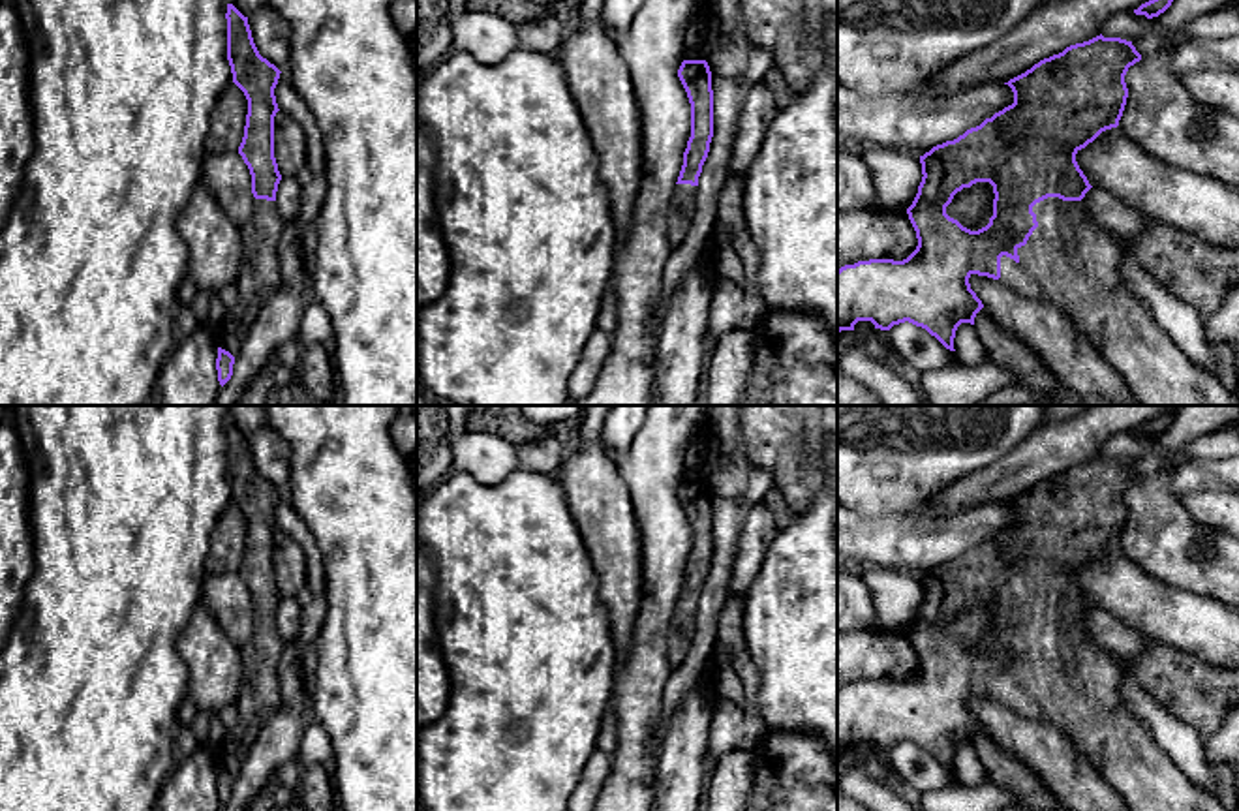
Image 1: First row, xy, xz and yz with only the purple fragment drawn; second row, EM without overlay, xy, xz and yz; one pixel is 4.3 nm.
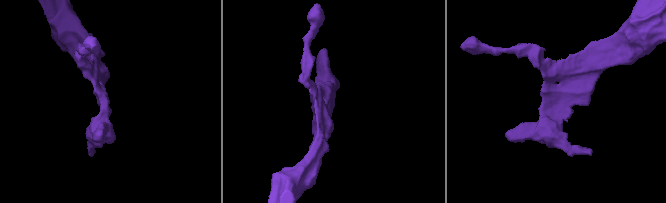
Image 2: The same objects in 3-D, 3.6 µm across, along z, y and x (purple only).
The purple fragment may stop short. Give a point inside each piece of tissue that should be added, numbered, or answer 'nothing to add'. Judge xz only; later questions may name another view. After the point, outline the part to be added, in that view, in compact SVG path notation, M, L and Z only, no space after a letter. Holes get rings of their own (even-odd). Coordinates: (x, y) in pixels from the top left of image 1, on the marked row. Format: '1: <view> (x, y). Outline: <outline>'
1: xz (682, 207). Outline: M676 184L668 208L668 240L672 246L678 246L685 238L695 214L696 190L698 186Z

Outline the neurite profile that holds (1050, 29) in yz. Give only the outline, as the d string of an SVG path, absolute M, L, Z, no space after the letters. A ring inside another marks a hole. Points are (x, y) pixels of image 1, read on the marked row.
M1059 0L1044 2L1027 19L1010 28L993 43L956 60L946 69L939 71L918 92L924 96L950 96L987 83L1008 83L1010 79L1025 73L1034 64L1053 54L1063 53L1066 47L1089 41L1100 36L1102 24L1115 13L1134 11L1149 0Z

